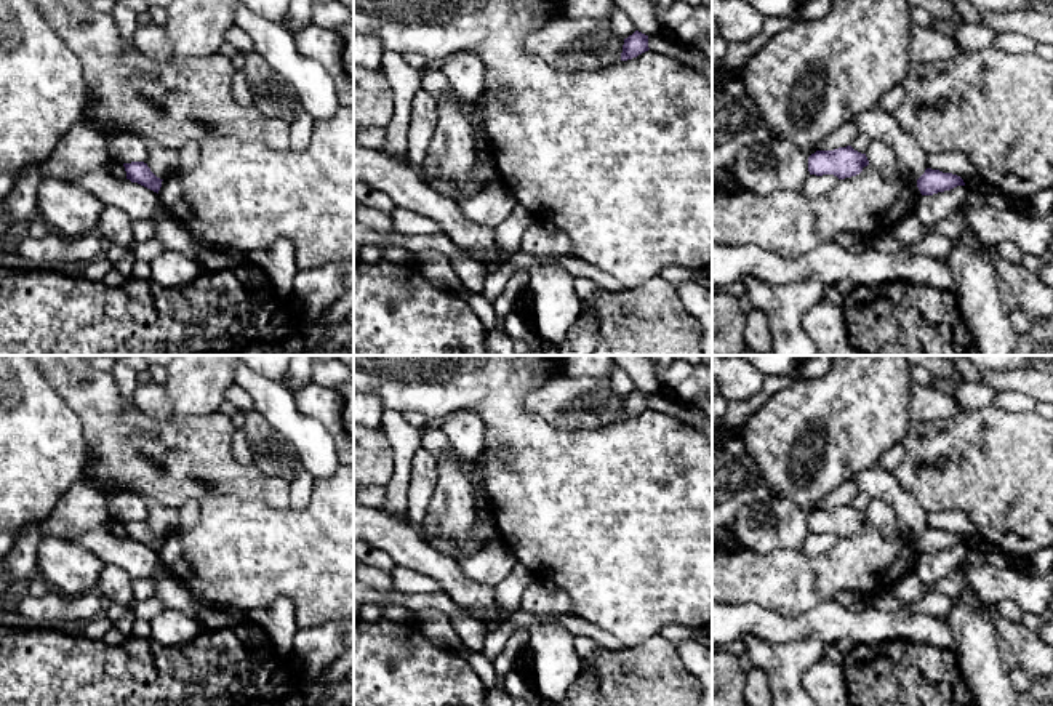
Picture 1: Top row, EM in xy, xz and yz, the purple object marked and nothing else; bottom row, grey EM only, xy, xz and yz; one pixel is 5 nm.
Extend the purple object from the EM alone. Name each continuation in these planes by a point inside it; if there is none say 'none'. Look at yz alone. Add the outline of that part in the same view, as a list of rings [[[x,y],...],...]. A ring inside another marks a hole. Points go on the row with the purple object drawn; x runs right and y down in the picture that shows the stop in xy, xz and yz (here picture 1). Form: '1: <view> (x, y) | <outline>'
none

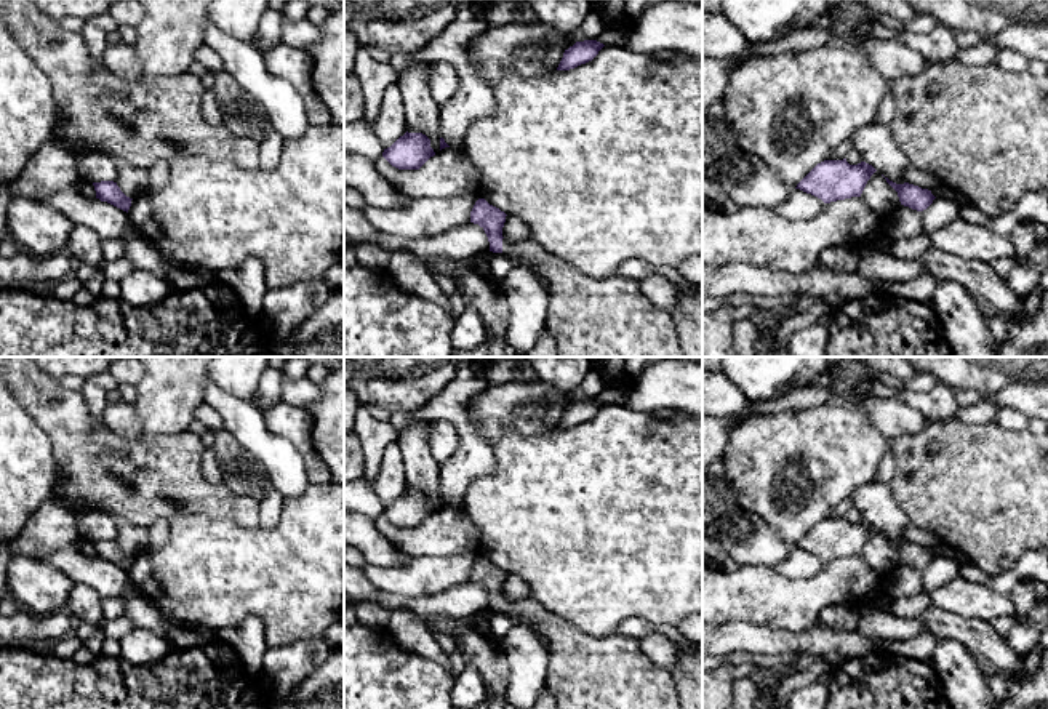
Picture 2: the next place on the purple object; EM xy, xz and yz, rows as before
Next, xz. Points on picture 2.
1: xz (589, 317) | [[[502,238],[502,253],[520,258],[522,266],[549,278],[547,330],[555,338],[555,357],[685,357],[672,314],[654,306],[642,293],[638,280],[619,275],[587,277],[533,238]]]

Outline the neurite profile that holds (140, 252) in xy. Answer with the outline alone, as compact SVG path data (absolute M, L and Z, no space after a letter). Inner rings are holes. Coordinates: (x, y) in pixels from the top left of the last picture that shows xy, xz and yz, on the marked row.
M142 235L134 238L122 238L125 258L136 267L170 280L171 264L160 254L160 251Z

